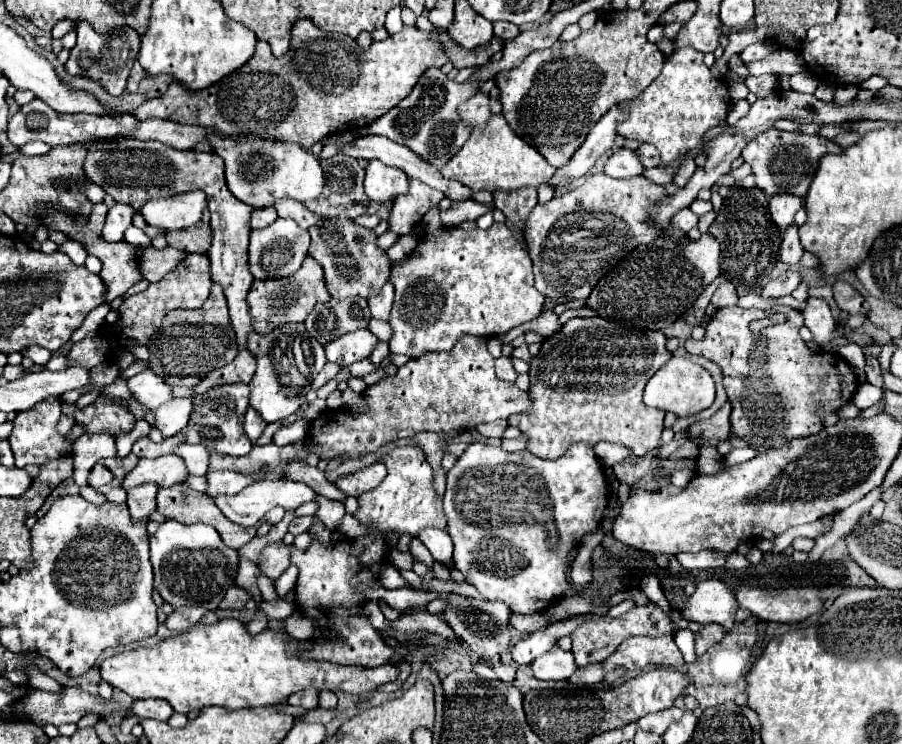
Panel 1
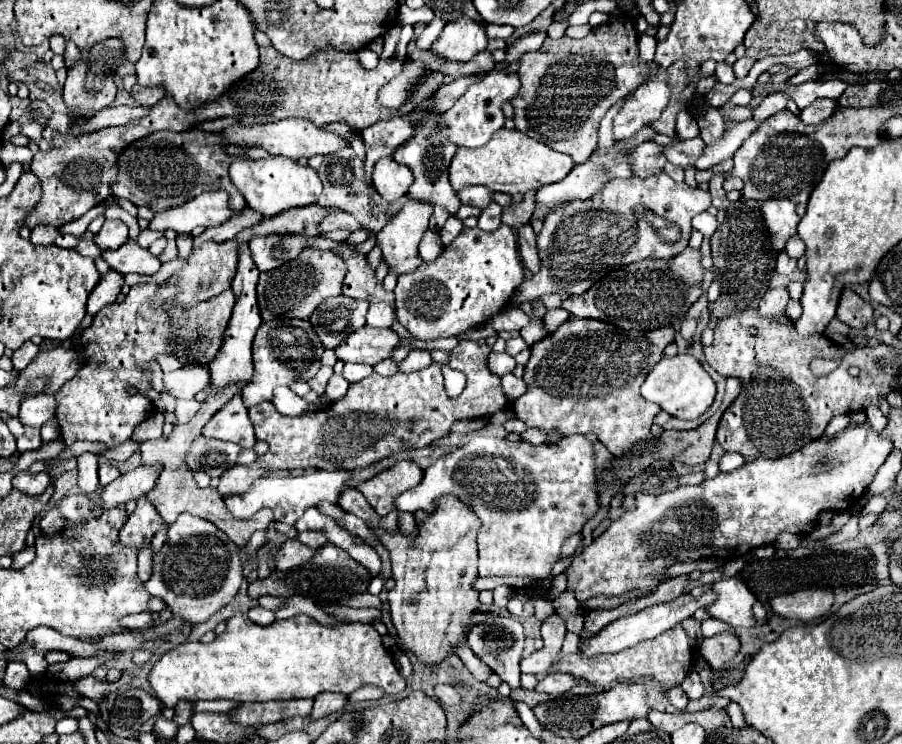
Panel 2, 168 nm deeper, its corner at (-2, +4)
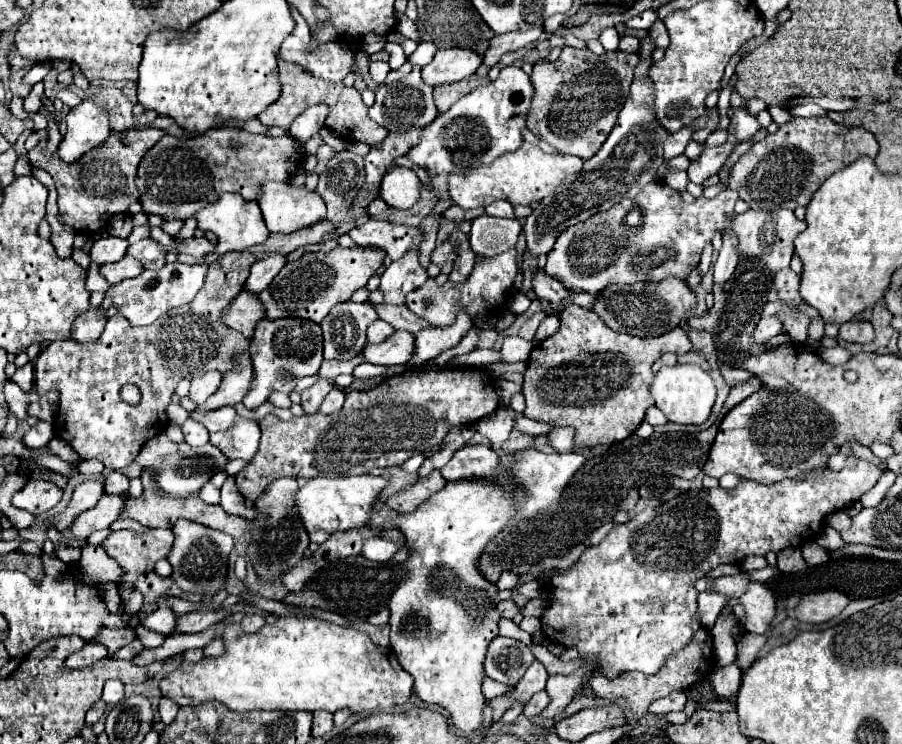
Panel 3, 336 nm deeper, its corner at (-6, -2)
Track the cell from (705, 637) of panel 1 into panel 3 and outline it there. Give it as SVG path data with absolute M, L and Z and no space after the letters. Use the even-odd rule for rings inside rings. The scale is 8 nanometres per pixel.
M730 663L730 665L722 667L720 671L714 671L714 675L712 675L712 687L714 687L716 695L722 699L734 697L738 693L740 681L742 681L742 671L736 663Z

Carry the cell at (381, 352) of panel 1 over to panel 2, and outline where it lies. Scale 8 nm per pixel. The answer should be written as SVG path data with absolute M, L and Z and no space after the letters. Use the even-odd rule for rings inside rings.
M346 363L344 365L344 377L350 381L350 383L356 383L356 381L362 381L364 377L372 375L372 367L370 365L364 365L364 363Z

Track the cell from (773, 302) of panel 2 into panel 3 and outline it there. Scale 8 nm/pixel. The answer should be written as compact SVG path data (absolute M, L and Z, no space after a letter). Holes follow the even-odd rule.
M768 315L768 317L762 317L756 325L756 331L754 331L754 341L756 343L766 343L768 339L776 337L782 333L782 321L778 315Z

